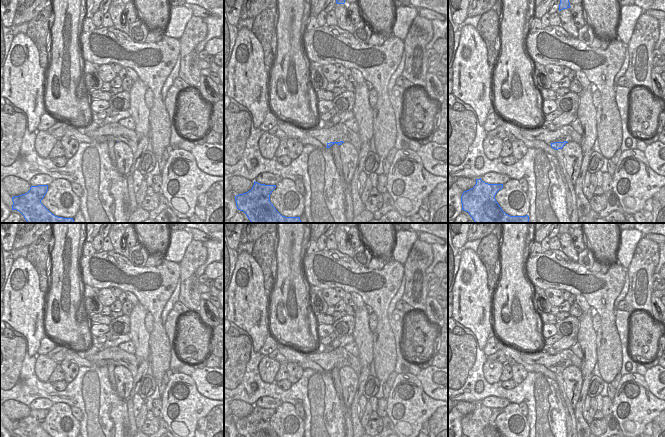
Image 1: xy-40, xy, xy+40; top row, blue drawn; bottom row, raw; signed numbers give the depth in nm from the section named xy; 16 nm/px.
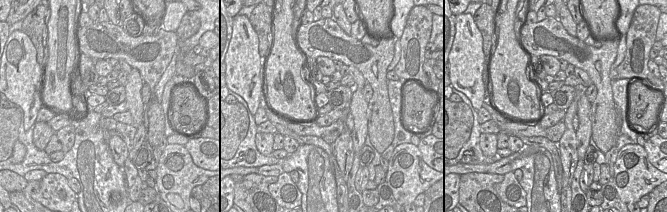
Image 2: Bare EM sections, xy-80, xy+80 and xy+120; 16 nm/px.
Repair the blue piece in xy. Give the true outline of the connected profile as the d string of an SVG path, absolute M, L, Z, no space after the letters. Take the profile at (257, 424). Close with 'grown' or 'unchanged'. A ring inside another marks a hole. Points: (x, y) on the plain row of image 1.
M254 405L251 414L235 420L237 433L244 437L279 437L270 426L270 418L276 409L265 409Z | unchanged

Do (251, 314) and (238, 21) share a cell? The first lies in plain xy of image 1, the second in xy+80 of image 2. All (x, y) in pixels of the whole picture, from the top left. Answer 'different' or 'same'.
same

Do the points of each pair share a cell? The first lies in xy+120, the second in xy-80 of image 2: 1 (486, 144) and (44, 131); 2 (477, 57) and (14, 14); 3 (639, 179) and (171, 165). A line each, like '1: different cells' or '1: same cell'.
1: same cell
2: different cells
3: same cell

